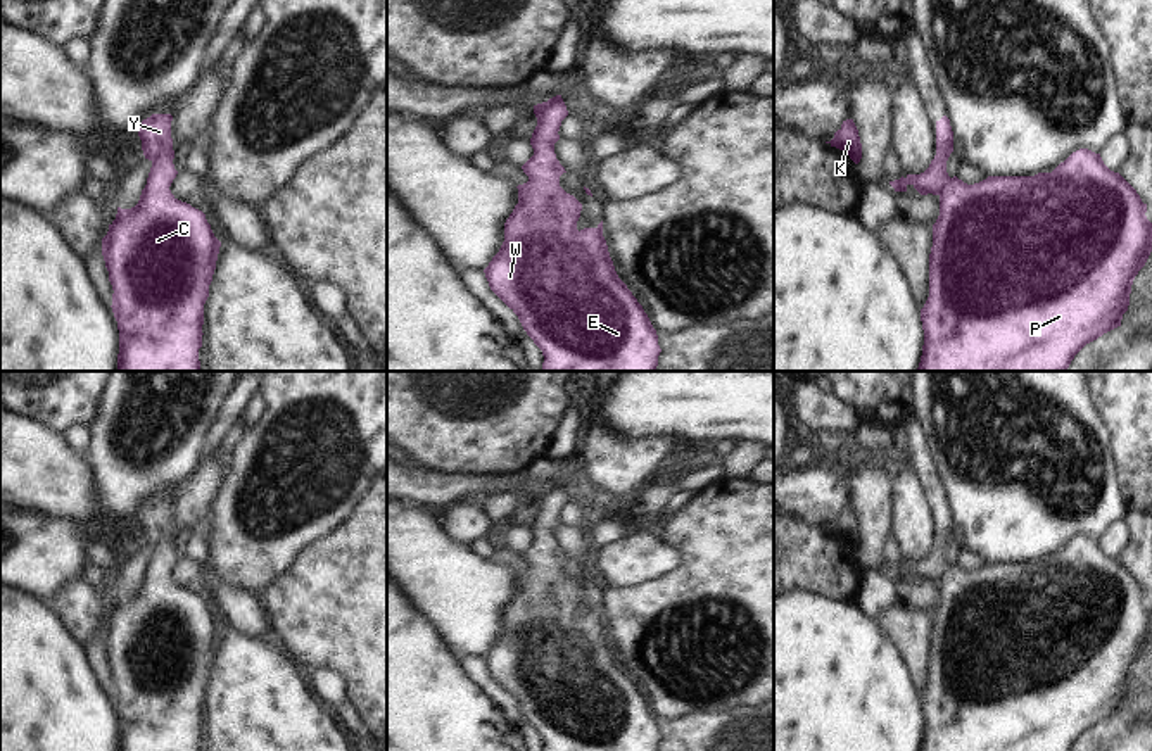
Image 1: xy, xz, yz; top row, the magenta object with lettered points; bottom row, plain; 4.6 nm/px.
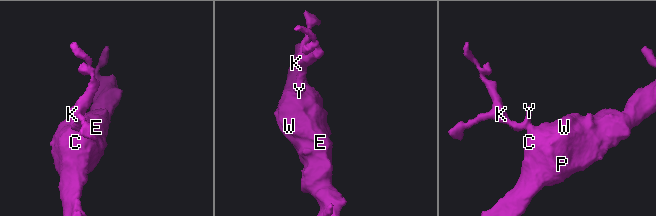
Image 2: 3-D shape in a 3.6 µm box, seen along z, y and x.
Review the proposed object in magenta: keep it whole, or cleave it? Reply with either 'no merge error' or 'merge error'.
no merge error

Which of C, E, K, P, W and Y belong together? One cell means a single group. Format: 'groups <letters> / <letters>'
groups C E K P W Y

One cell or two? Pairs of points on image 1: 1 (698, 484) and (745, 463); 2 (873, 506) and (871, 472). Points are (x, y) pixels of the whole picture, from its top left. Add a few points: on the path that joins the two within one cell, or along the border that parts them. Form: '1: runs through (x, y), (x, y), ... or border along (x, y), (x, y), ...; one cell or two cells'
1: border along (721, 465), (724, 475); two cells
2: runs through (871, 498), (871, 480); one cell

